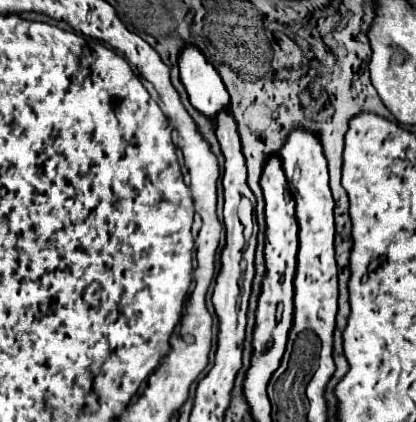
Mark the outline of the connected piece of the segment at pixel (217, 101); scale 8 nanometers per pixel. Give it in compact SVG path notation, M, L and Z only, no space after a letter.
M193 46L183 48L179 68L193 108L215 122L217 114L229 108L229 94L217 70L205 60L201 50Z

